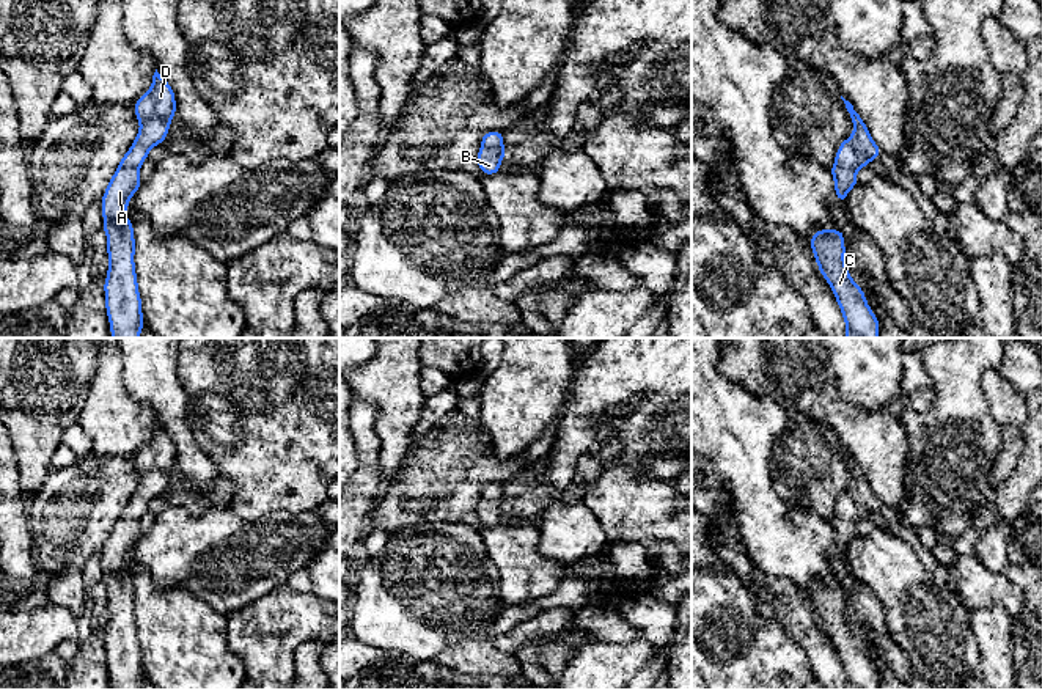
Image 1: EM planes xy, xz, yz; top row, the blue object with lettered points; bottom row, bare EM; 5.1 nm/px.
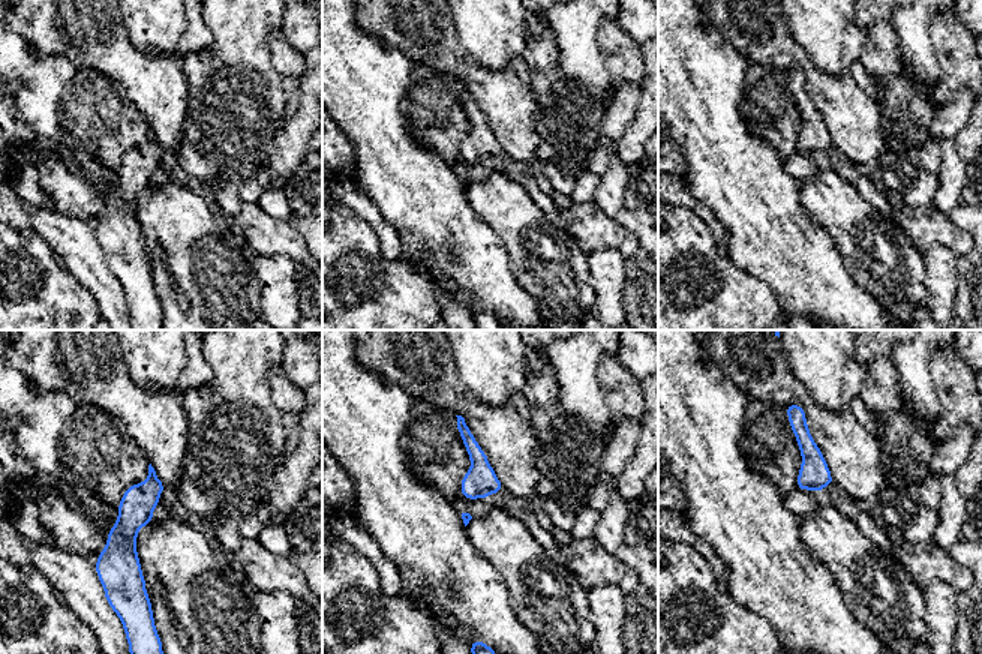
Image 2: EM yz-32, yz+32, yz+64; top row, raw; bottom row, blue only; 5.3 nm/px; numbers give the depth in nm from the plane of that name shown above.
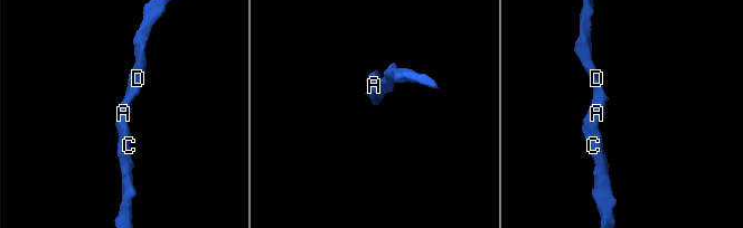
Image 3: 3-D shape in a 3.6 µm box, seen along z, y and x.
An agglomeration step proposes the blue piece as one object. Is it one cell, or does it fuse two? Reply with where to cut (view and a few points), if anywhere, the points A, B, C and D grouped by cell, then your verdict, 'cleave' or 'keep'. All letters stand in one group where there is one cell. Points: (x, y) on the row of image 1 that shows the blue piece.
no cut; A B C D; keep

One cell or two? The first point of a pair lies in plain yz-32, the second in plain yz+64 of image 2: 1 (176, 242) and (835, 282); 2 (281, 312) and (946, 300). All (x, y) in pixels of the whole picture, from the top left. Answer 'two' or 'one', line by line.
1: two
2: one

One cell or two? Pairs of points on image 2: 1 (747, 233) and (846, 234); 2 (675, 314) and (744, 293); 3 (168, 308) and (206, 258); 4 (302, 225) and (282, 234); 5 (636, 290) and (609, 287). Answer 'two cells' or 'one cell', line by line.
1: two cells
2: one cell
3: one cell
4: two cells
5: two cells

